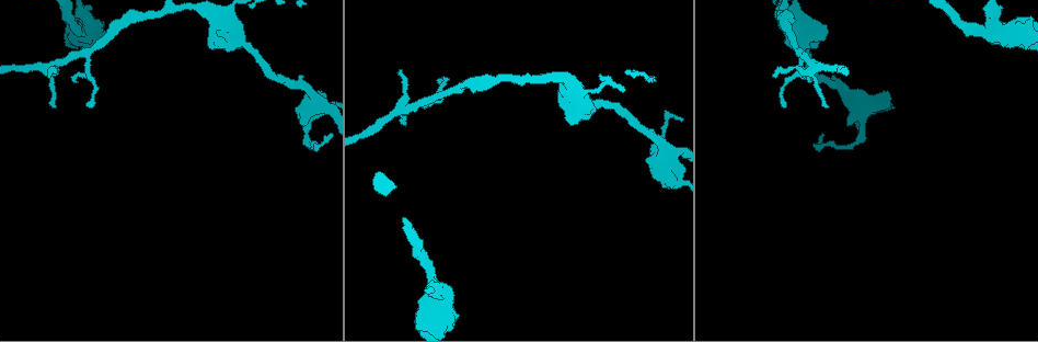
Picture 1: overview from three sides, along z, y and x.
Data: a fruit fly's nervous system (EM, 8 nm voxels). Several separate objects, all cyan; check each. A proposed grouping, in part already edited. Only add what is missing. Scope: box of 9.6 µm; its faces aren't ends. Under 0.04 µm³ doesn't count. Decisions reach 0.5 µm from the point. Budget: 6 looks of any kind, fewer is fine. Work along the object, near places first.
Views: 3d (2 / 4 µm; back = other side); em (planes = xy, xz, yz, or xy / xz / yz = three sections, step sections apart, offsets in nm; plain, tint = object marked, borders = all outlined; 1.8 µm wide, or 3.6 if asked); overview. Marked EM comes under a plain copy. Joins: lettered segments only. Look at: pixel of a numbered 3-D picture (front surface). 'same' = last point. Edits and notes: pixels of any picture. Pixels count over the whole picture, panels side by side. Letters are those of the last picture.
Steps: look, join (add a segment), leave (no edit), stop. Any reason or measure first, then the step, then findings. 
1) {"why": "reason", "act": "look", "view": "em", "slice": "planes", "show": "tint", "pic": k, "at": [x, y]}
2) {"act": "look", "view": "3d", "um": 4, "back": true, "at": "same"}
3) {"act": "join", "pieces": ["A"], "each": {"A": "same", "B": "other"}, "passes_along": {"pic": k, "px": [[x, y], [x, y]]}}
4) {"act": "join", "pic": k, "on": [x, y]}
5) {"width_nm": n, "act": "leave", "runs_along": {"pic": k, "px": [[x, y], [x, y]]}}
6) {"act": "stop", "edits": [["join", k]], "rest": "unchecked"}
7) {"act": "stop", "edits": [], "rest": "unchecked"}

{"why": "a fork", "act": "look", "view": "3d", "um": 4, "pic": 1, "at": [440, 288]}

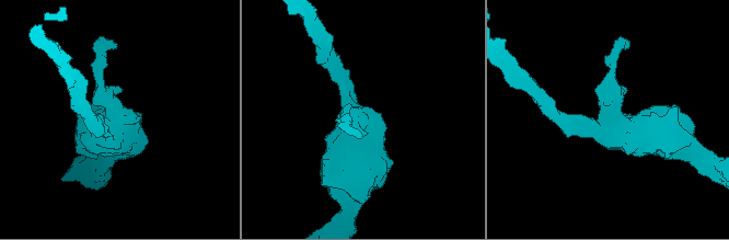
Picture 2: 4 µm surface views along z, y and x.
{"arms": 3, "arm_widths_nm": [240, 260, 650], "act": "look", "view": "em", "um": 3.6, "slice": "xy", "step": 16, "show": "tint", "pic": 2, "at": [610, 132]}

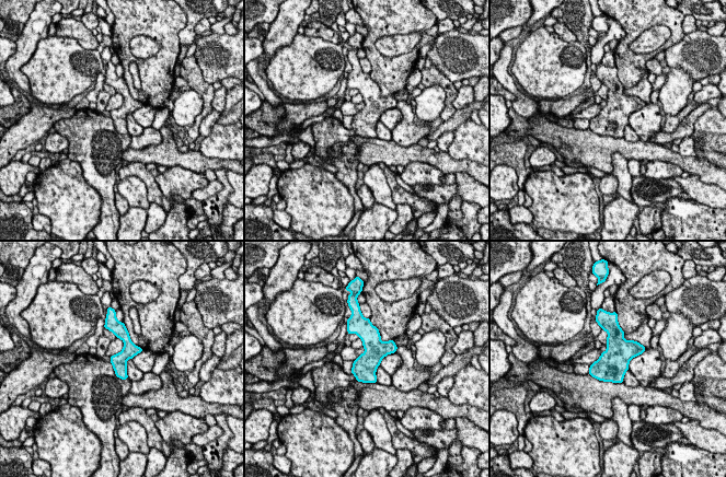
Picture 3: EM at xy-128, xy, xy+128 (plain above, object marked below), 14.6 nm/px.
{"why": "cut it another way", "act": "look", "view": "em", "um": 3.6, "slice": "xz", "step": 8, "show": "borders", "at": "same"}

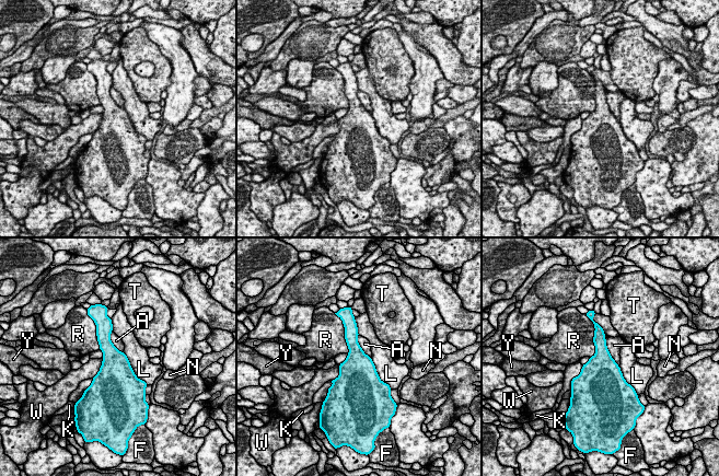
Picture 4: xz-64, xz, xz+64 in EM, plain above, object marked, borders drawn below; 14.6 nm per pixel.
{"act": "leave", "each": {"A": "other", "F": "other", "K": "other", "L": "other", "N": "other", "R": "other", "T": "other", "W": "other", "Y": "other"}, "border": {"pic": 4, "px": [[604, 338], [609, 353], [618, 367]]}, "found": "none of them fits"}

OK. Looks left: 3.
{"why": "an open end", "act": "look", "view": "3d", "um": 4, "pic": 1, "at": [215, 45]}

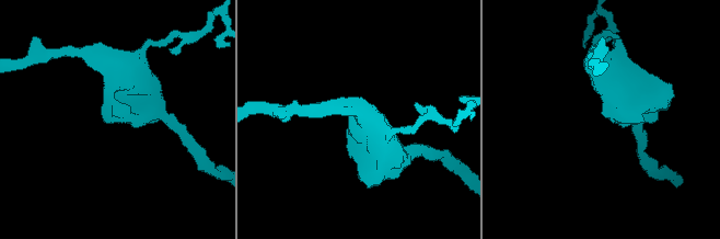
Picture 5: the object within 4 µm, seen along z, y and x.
{"act": "look", "view": "em", "slice": "planes", "show": "borders", "pic": 5, "at": [602, 114]}

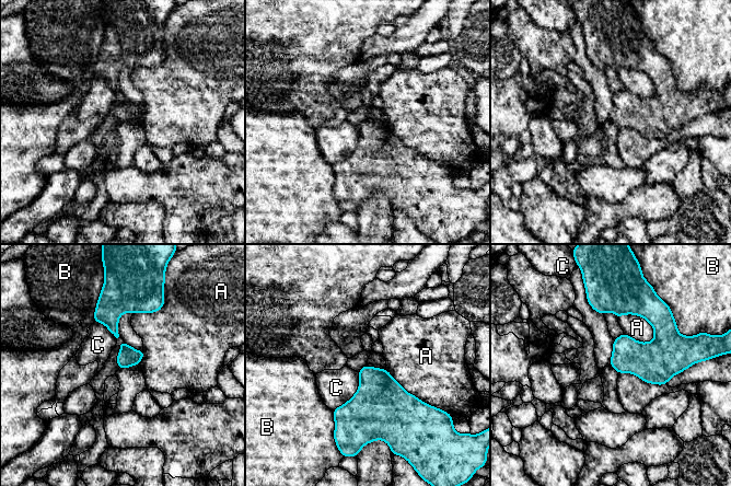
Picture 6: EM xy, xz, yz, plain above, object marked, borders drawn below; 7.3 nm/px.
{"act": "leave", "each": {"A": "other", "B": "other", "C": "other"}, "border": {"pic": 6, "px": [[358, 372], [358, 390], [333, 411]]}, "found": "no lettered segment goes on from it"}

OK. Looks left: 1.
{"why": "branch stops here", "act": "look", "view": "em", "slice": "planes", "show": "borders", "pic": 1, "at": [849, 125]}

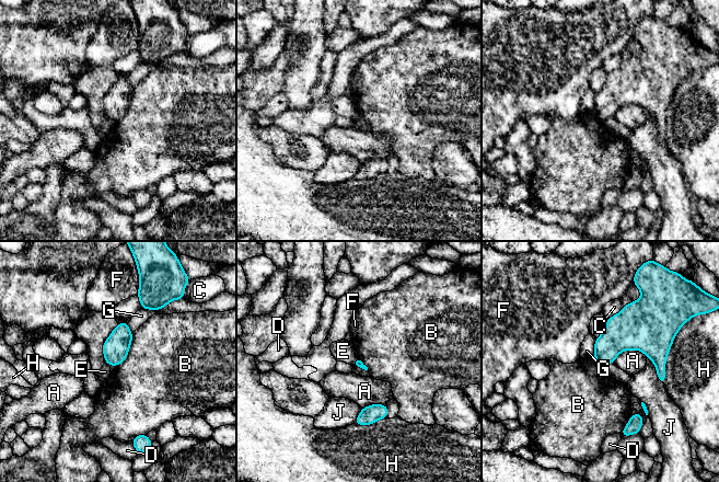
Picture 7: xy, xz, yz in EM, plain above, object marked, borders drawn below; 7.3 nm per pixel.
{"act": "leave", "each": {"A": "other", "B": "other", "C": "other", "D": "other", "E": "other", "F": "other", "G": "other", "H": "other", "J": "other"}, "border": {"pic": 7, "px": [[132, 333], [127, 356], [116, 366]]}, "found": "none of them fits"}

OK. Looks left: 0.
{"act": "stop", "edits": [], "rest": "unchecked"}

